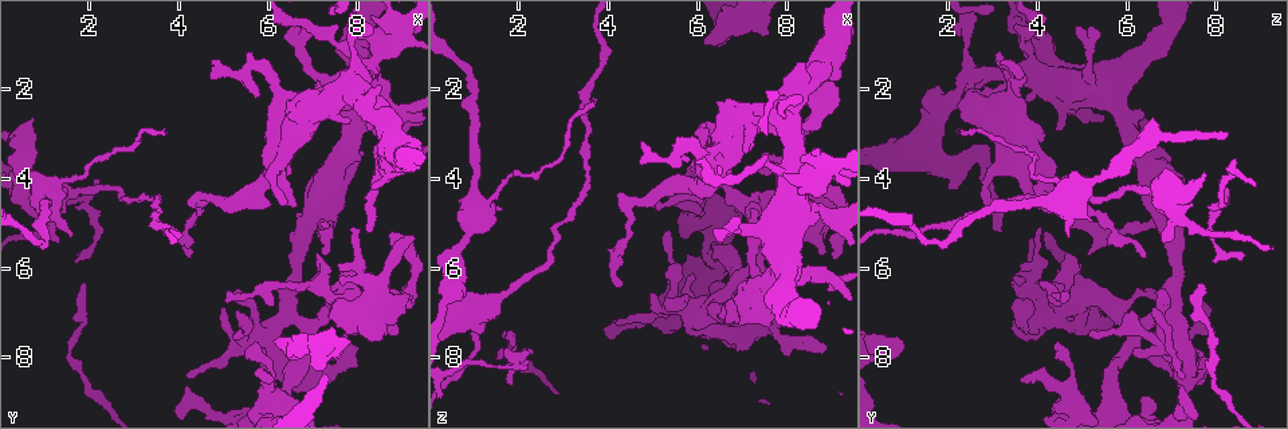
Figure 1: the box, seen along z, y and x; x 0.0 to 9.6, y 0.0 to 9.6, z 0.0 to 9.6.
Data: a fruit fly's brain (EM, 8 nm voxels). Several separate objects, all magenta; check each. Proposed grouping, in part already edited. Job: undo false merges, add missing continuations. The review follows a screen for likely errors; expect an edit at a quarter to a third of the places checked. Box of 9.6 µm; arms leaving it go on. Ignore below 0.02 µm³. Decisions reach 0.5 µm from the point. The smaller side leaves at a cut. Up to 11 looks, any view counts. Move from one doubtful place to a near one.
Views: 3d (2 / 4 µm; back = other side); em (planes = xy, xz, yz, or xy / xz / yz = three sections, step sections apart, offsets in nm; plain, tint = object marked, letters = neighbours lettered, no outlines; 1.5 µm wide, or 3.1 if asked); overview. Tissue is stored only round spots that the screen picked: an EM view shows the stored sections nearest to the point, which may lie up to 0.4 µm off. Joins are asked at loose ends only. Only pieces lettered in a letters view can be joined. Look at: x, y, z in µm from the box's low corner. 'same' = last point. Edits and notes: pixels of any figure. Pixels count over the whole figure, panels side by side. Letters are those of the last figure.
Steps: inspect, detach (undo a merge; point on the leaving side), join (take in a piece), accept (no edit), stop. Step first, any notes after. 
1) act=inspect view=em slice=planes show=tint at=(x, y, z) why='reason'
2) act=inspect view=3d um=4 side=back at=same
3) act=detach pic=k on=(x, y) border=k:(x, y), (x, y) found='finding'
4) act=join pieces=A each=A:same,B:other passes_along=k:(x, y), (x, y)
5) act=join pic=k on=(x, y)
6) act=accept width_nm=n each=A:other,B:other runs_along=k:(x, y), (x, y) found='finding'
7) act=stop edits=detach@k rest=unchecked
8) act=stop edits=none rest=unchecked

act=inspect view=em slice=planes show=letters at=(3.65, 2.95, 2.20) why='tapers out'

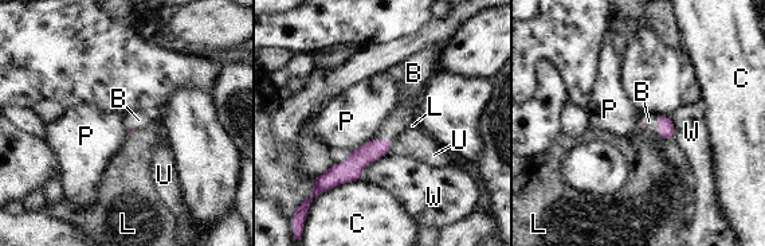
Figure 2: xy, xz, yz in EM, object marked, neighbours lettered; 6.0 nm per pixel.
act=join pieces=B each=B:same,C:other,L:other,P:other,U:other,W:other passes_along=2:(368, 152), (381, 140), (400, 118) found='it goes on there'

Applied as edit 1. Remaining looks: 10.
act=inspect view=3d um=4 at=(5.95, 8.15, 4.75) why='a narrow waist'

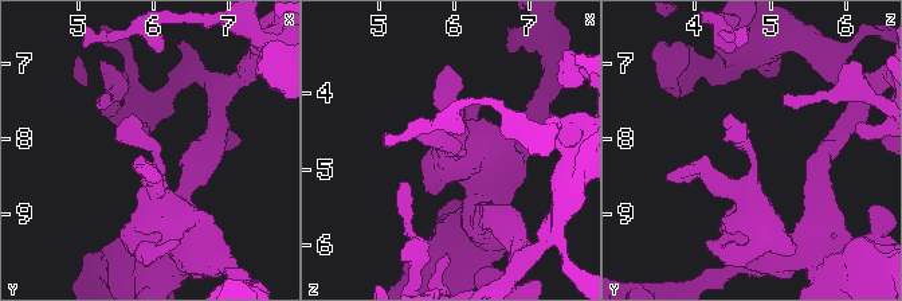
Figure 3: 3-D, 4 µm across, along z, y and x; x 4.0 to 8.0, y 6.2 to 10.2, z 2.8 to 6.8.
act=inspect view=em slice=planes show=letters at=(6.05, 8.20, 4.75)

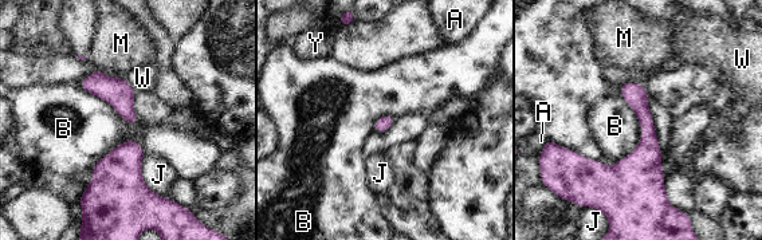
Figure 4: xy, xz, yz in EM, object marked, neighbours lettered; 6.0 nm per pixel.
act=accept longest_contact=B:400nm each=A:other,B:other,J:other,M:other,W:other,Y:other border=4:(620, 95), (640, 141), (615, 162) found='one neuron here'

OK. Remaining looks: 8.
act=inspect view=3d um=2 at=(8.30, 5.20, 3.20) why='branch stops here'

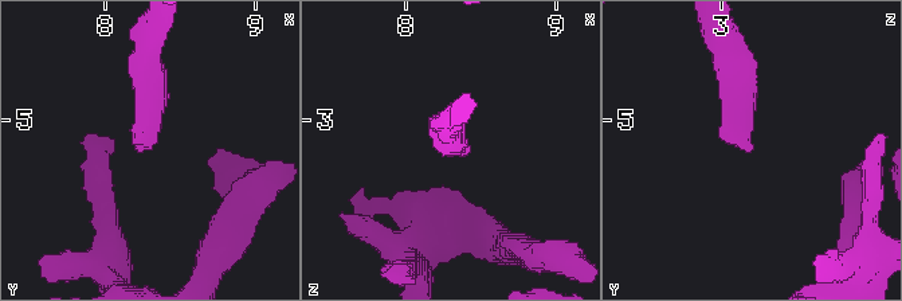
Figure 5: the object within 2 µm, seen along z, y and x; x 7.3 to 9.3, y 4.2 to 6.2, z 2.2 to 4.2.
act=inspect view=em slice=xz step=4 show=letters at=(8.24, 5.22, 3.20)

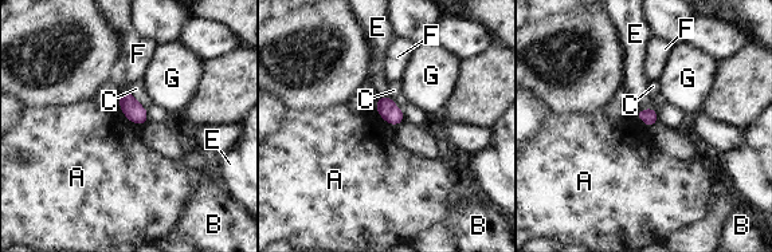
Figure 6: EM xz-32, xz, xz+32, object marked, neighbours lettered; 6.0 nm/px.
act=accept longest_contact=A:200nm each=A:other,B:other,C:other,E:other,F:other,G:other found='no lettered piece goes on from it'

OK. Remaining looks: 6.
act=inspect view=em slice=planes show=letters at=(1.35, 5.35, 6.75) why='an open end'

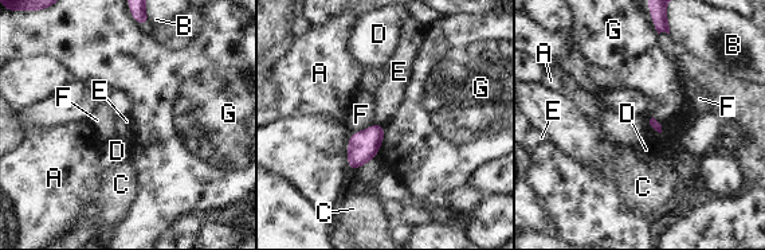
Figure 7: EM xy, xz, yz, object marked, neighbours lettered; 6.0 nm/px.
act=accept each=A:other,B:other,C:other,D:other,E:other,F:other,G:other border=7:(376, 122), (384, 128) found='none of them fits'

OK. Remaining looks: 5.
act=stop edits=join@2 rest=unchecked

